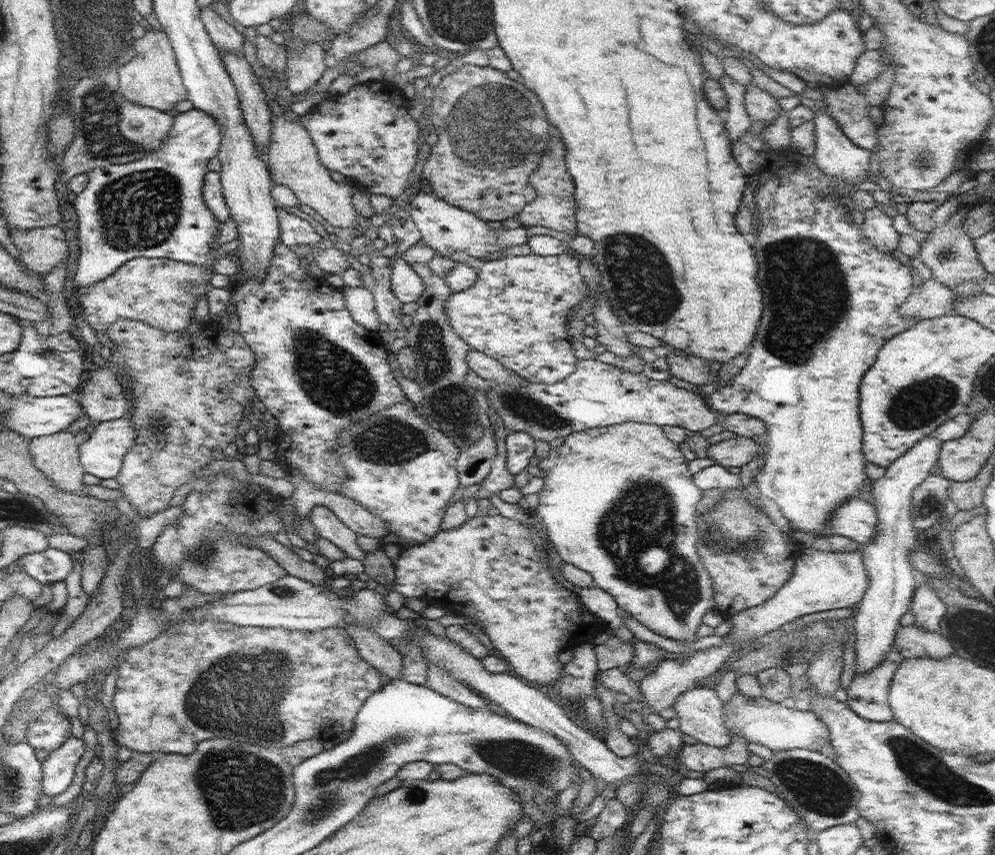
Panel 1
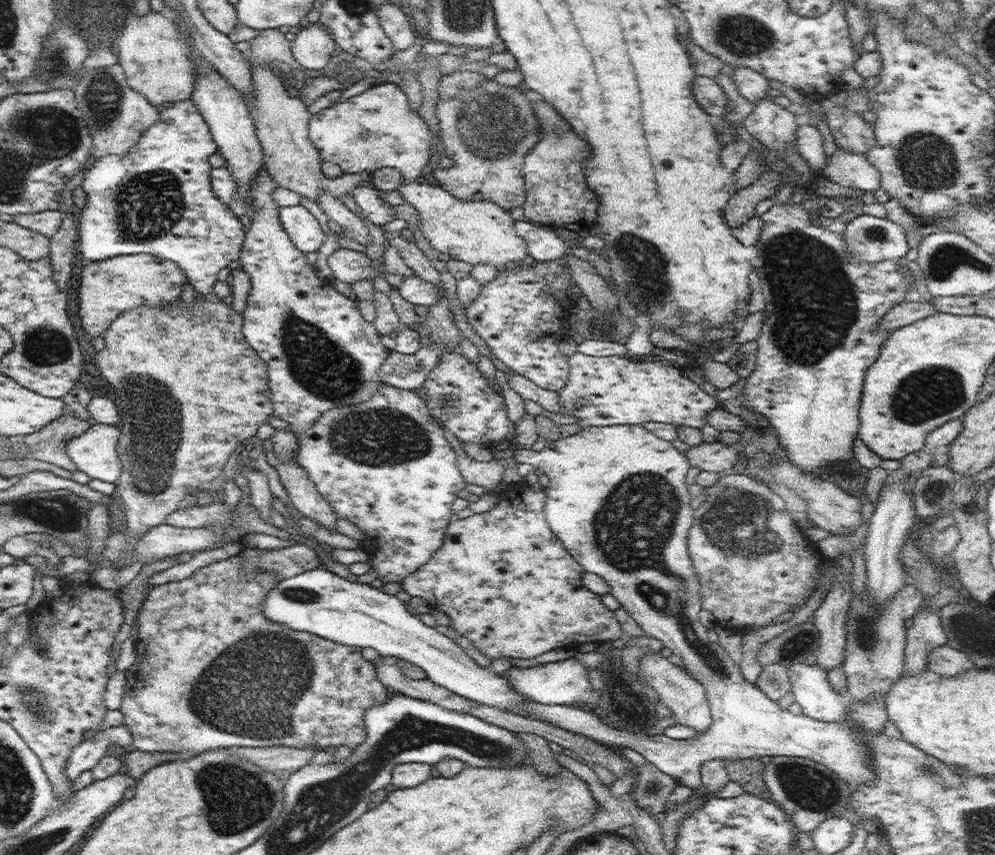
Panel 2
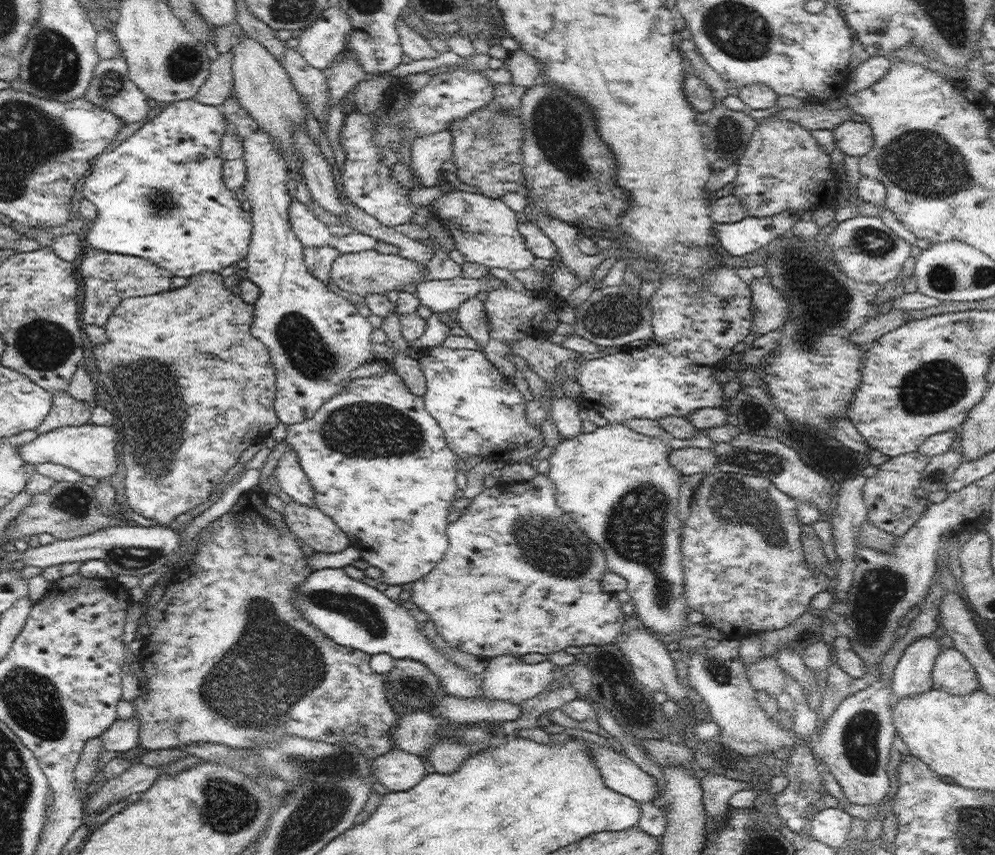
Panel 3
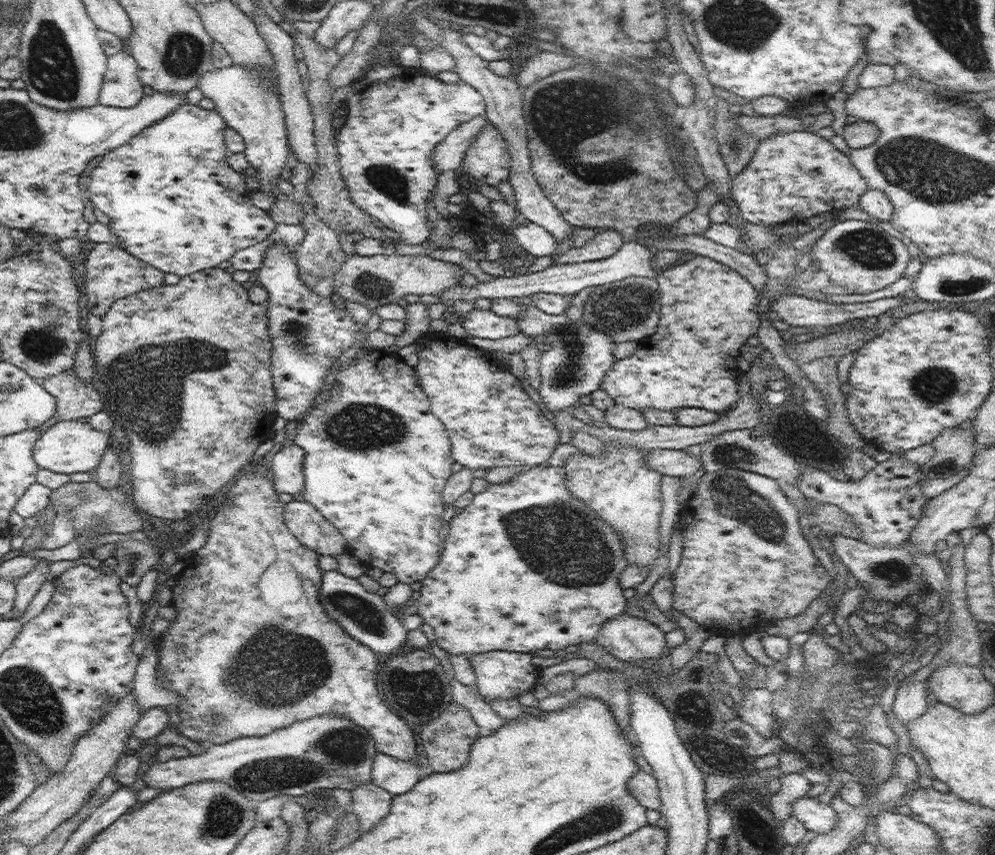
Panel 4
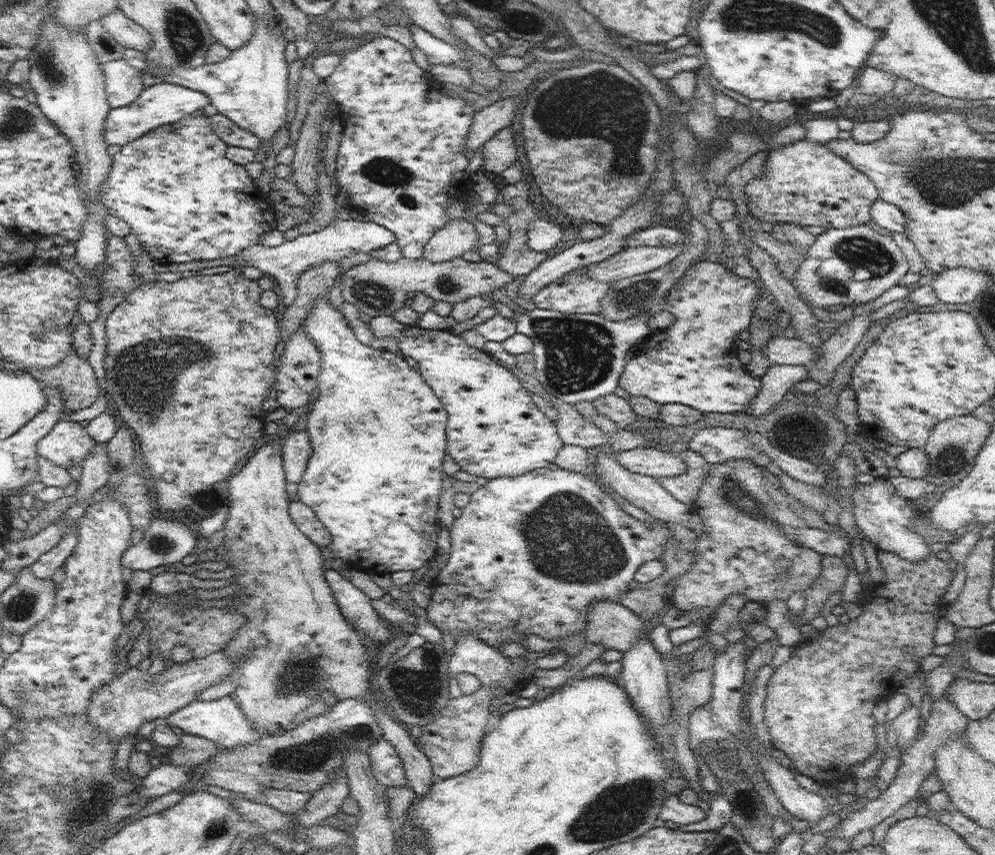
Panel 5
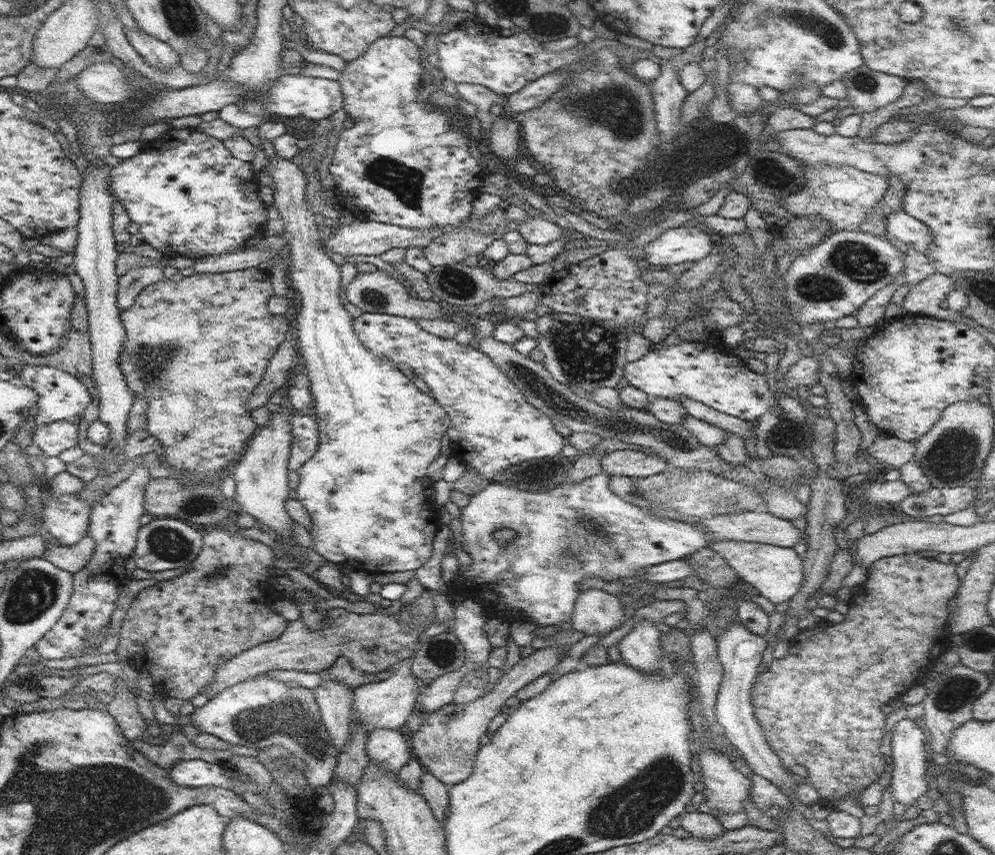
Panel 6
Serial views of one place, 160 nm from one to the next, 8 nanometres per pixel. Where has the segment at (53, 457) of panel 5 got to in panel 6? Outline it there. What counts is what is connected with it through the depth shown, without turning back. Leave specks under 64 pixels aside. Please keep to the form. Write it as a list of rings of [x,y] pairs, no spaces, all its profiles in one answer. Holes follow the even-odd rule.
[[[58,420],[52,422],[52,424],[38,426],[33,432],[33,443],[42,449],[46,457],[58,456],[63,450],[68,450],[68,448],[77,446],[77,442],[78,426],[72,424],[72,422],[68,420]]]

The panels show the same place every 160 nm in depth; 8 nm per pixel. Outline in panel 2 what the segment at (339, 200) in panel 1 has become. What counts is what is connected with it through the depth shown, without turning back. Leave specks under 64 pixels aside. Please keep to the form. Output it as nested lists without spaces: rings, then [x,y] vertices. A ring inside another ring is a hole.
[[[271,65],[251,66],[251,97],[244,97],[244,102],[254,120],[256,136],[262,147],[264,168],[277,182],[278,187],[288,188],[317,202],[322,191],[330,191],[339,199],[343,194],[351,194],[363,182],[373,178],[372,171],[347,174],[342,179],[328,178],[322,173],[323,161],[319,150],[309,137],[309,120],[311,117],[307,104],[302,97],[290,97],[282,81],[272,72]]]

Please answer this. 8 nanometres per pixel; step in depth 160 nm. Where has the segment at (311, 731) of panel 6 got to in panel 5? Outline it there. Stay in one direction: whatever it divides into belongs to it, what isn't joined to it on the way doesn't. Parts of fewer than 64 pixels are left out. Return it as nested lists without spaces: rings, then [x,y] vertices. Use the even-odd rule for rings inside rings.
[[[230,695],[215,700],[196,699],[188,706],[172,712],[165,720],[170,726],[181,728],[186,733],[222,744],[224,748],[236,748],[237,746],[252,744],[264,735],[255,729],[255,726],[246,718],[239,702]]]

